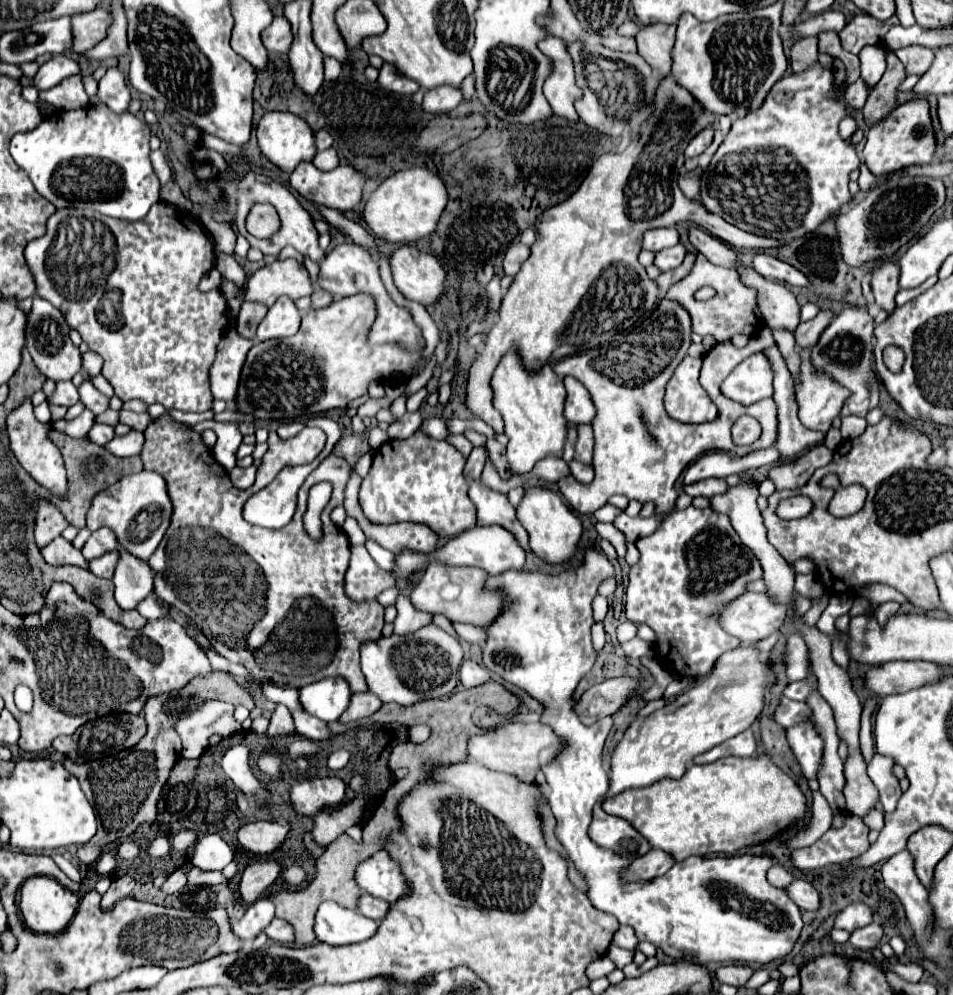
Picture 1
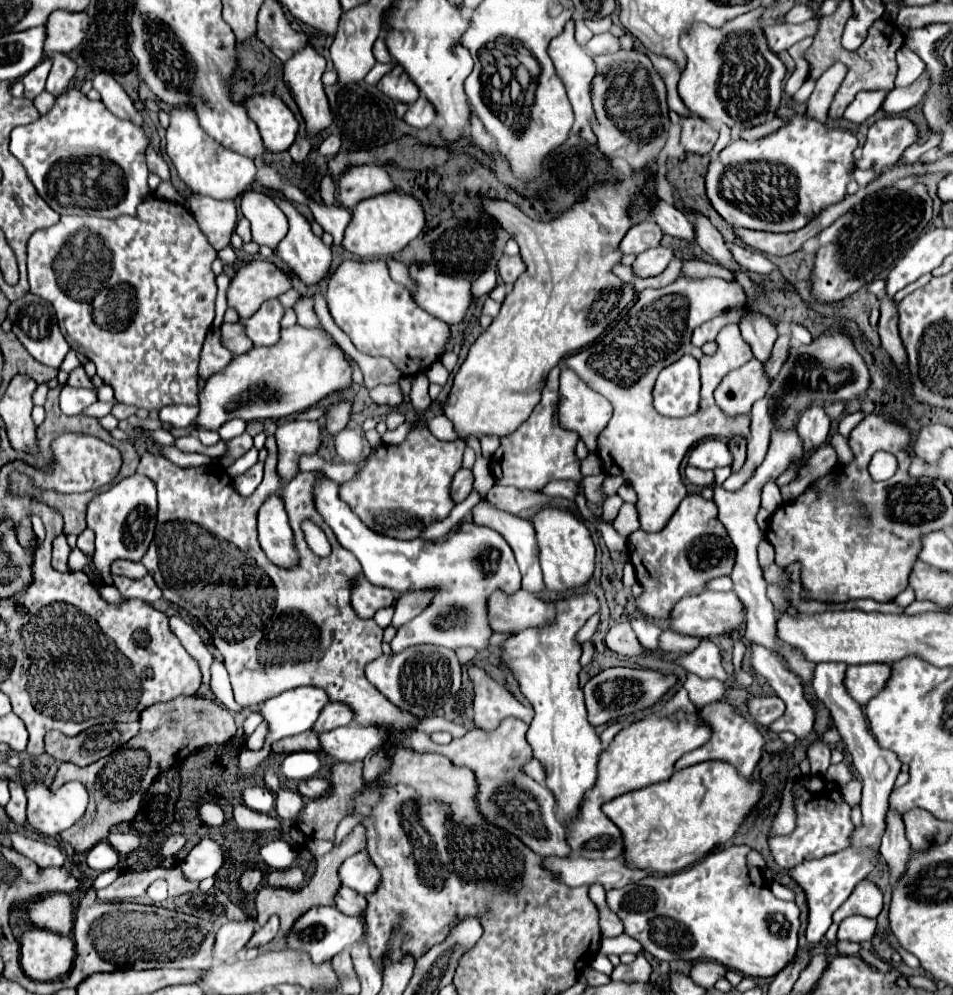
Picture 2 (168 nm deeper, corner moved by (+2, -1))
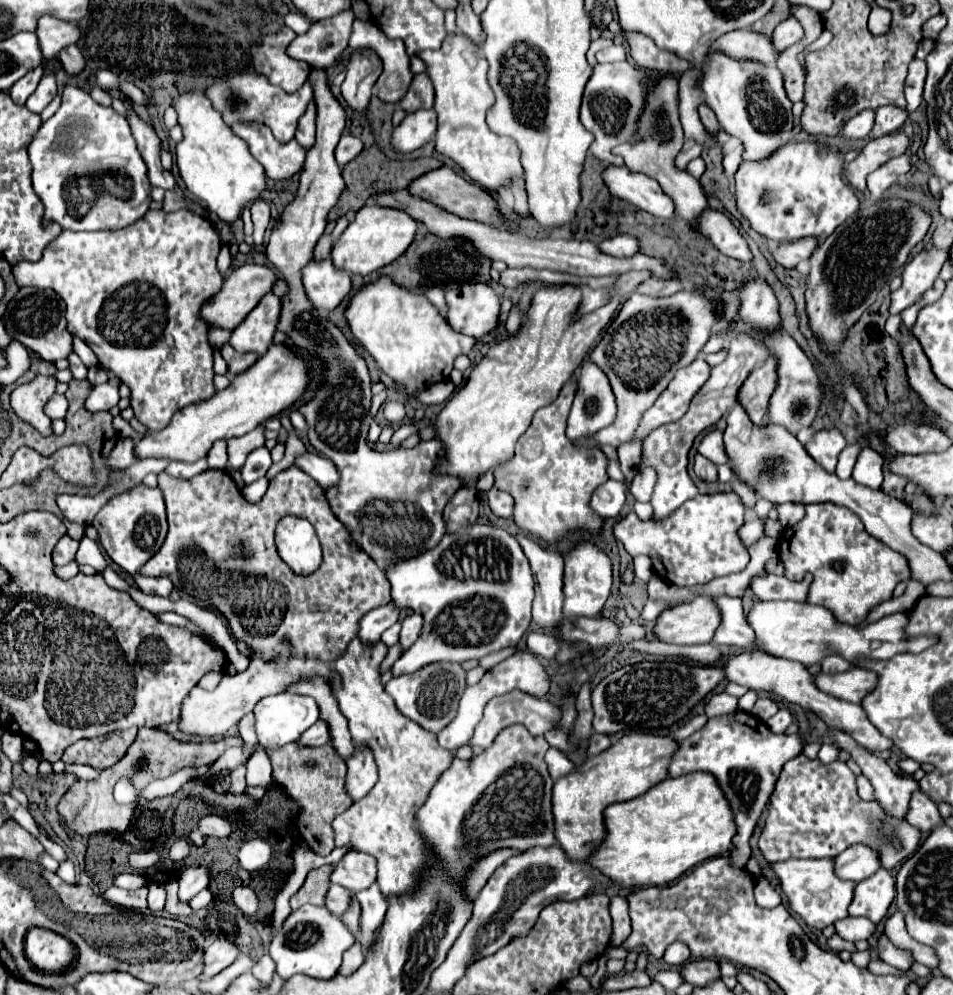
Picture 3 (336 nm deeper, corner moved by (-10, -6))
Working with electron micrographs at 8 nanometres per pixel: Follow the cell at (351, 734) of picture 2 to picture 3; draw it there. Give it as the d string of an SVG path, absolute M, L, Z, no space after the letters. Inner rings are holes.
M356 746L354 756L350 756L350 760L346 760L346 766L348 766L346 790L352 796L352 800L356 802L356 800L364 798L378 780L374 754L366 746Z

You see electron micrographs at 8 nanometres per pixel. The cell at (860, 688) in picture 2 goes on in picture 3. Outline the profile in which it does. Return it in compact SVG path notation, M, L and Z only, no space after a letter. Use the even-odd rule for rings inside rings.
M852 666L848 672L834 674L834 676L824 672L816 676L816 686L822 692L854 704L862 704L862 700L870 692L874 692L876 684L878 684L878 674L858 666Z

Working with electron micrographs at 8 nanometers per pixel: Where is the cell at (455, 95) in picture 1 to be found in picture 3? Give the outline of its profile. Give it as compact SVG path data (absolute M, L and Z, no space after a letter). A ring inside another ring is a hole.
M416 110L408 114L392 134L392 146L400 152L412 152L424 146L436 134L436 112Z

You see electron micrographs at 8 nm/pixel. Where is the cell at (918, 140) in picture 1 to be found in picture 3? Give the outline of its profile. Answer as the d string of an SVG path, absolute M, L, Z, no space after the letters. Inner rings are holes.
M892 132L890 136L880 136L878 140L870 140L868 146L860 152L860 156L846 166L846 178L854 190L866 190L866 176L888 160L902 156L910 148L910 138L904 132Z

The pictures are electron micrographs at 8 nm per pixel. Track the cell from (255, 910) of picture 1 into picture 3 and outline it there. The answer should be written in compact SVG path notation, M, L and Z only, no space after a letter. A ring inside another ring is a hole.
M226 938L212 942L204 952L204 974L200 978L212 978L214 974L230 966L238 958L238 954L238 946Z

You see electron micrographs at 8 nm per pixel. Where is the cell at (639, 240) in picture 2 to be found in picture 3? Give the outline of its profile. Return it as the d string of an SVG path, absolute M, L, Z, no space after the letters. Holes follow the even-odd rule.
M618 234L614 238L608 238L608 240L600 242L598 248L602 252L606 252L610 256L618 256L618 258L624 258L624 256L628 258L628 256L634 256L634 254L638 254L642 250L638 240L634 236L630 236L630 234Z

